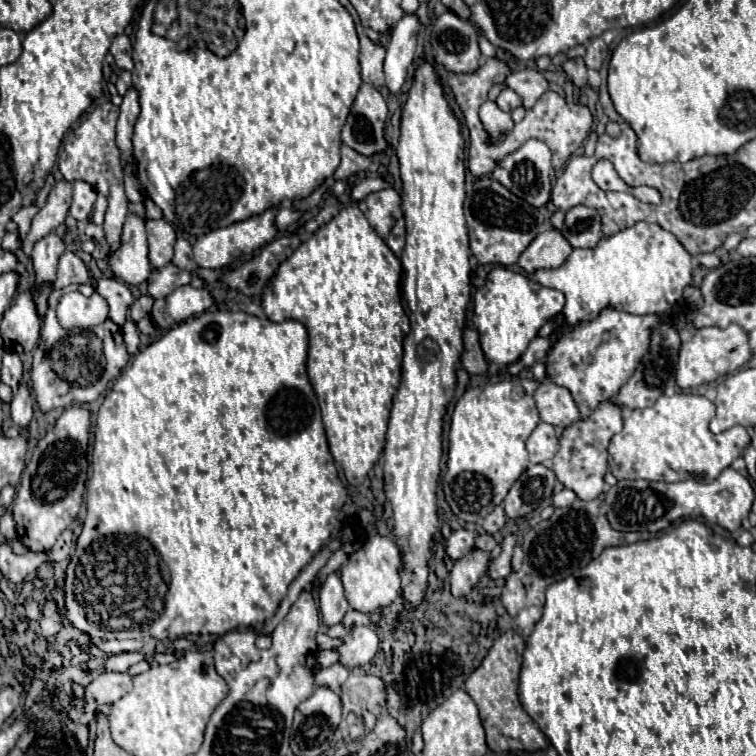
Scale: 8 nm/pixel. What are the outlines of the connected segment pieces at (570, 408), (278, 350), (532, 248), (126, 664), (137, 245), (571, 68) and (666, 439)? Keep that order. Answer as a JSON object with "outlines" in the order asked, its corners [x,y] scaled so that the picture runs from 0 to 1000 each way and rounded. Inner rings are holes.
{"outlines":[[[[726,501],[718,504],[708,517],[708,533],[716,549],[716,557],[731,562],[731,565],[753,565],[755,560],[769,554],[769,546],[763,541],[763,533],[758,530],[758,522]]],[[[276,409],[221,438],[210,451],[181,467],[163,488],[128,549],[120,610],[123,628],[115,639],[112,660],[115,684],[110,689],[110,705],[102,713],[97,737],[99,747],[89,750],[86,763],[86,806],[91,821],[102,832],[134,845],[224,845],[237,840],[295,840],[316,829],[343,829],[364,813],[372,792],[380,787],[382,771],[414,739],[414,734],[433,721],[459,660],[459,649],[446,631],[433,591],[417,517],[409,512],[403,488],[406,456],[406,435],[396,425],[361,427],[321,411],[306,414],[303,410]]],[[[724,303],[713,308],[692,332],[692,337],[687,340],[687,353],[697,361],[708,361],[713,356],[734,356],[745,351],[755,332],[755,321],[739,303]]],[[[160,864],[160,866],[147,866],[140,873],[139,886],[147,889],[167,889],[173,880],[184,877],[192,872],[192,864]]],[[[171,284],[160,311],[160,327],[147,337],[147,353],[165,374],[189,374],[197,366],[196,320],[192,290]]],[[[769,75],[761,78],[750,78],[745,83],[745,94],[750,97],[750,102],[763,112],[763,115],[774,115],[776,112],[776,91]]],[[[893,520],[890,525],[874,522],[861,538],[829,544],[829,546],[827,546],[827,557],[824,557],[824,570],[816,573],[816,575],[811,575],[808,583],[806,583],[806,594],[803,594],[803,597],[806,597],[806,620],[808,620],[808,626],[811,626],[816,634],[858,634],[858,636],[877,636],[881,639],[890,639],[888,631],[885,632],[885,627],[893,623],[896,623],[896,626],[911,626],[911,628],[925,631],[925,634],[933,634],[933,636],[948,634],[951,626],[954,626],[956,620],[962,620],[962,618],[983,599],[983,594],[993,586],[993,578],[991,578],[991,573],[985,570],[985,565],[980,565],[980,562],[967,565],[967,567],[962,567],[962,570],[956,570],[956,573],[951,573],[951,575],[943,575],[943,573],[938,570],[938,557],[940,557],[943,552],[946,552],[946,536],[943,536],[935,525],[930,525],[930,522],[911,522],[911,520]]]]}

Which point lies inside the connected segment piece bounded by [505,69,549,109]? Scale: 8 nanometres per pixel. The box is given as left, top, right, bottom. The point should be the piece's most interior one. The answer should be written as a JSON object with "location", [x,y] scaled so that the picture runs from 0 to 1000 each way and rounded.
{"location":[700,110]}

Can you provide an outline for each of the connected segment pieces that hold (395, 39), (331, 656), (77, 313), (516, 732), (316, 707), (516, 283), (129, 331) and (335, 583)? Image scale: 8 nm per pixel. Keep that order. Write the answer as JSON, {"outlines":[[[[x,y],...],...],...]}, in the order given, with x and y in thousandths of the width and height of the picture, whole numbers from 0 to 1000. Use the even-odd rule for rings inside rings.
{"outlines":[[[[536,17],[517,38],[517,57],[509,75],[509,104],[517,123],[528,123],[536,110],[538,91],[544,89],[549,75],[554,36],[557,28],[552,25],[552,20]]],[[[422,861],[422,866],[419,866],[419,882],[422,885],[438,882],[438,880],[446,877],[446,872],[448,872],[448,866],[443,861]]],[[[94,385],[86,388],[75,403],[75,419],[83,435],[97,435],[97,433],[120,435],[136,427],[142,417],[144,417],[144,403],[131,388],[112,393],[104,385]]],[[[671,835],[660,845],[655,845],[644,872],[620,893],[615,911],[620,922],[631,930],[639,962],[644,970],[644,985],[655,996],[668,993],[713,993],[726,988],[726,978],[713,967],[708,954],[697,946],[697,940],[687,930],[684,906],[687,906],[687,885],[692,877],[694,845],[684,835]]],[[[422,909],[417,911],[417,917],[403,925],[396,935],[396,943],[401,948],[411,948],[411,946],[427,946],[438,964],[443,964],[448,959],[448,951],[451,951],[451,930],[448,930],[448,919],[440,917],[438,911],[433,909]]],[[[655,353],[644,361],[642,377],[628,385],[628,409],[626,409],[626,430],[634,438],[636,459],[647,480],[676,483],[689,475],[697,464],[700,454],[710,446],[713,435],[737,414],[742,414],[747,403],[747,390],[742,385],[718,380],[700,369],[692,361]]],[[[168,425],[168,427],[160,433],[160,438],[163,438],[165,454],[168,454],[168,464],[171,464],[173,470],[179,470],[181,462],[184,462],[184,438],[181,438],[179,427],[176,427],[176,425]]],[[[446,758],[435,761],[430,766],[430,771],[425,774],[422,803],[425,803],[425,813],[427,813],[425,819],[427,819],[430,829],[438,829],[438,827],[446,827],[454,821],[454,816],[462,806],[462,798],[454,787],[454,774],[451,774],[451,766]]]]}

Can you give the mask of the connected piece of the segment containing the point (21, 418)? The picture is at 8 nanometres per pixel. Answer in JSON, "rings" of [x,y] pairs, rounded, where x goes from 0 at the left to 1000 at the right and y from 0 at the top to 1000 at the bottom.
{"rings":[[[30,507],[25,509],[25,515],[20,517],[20,522],[15,528],[15,554],[30,567],[44,554],[44,528],[41,528],[36,509],[30,509]]]}

